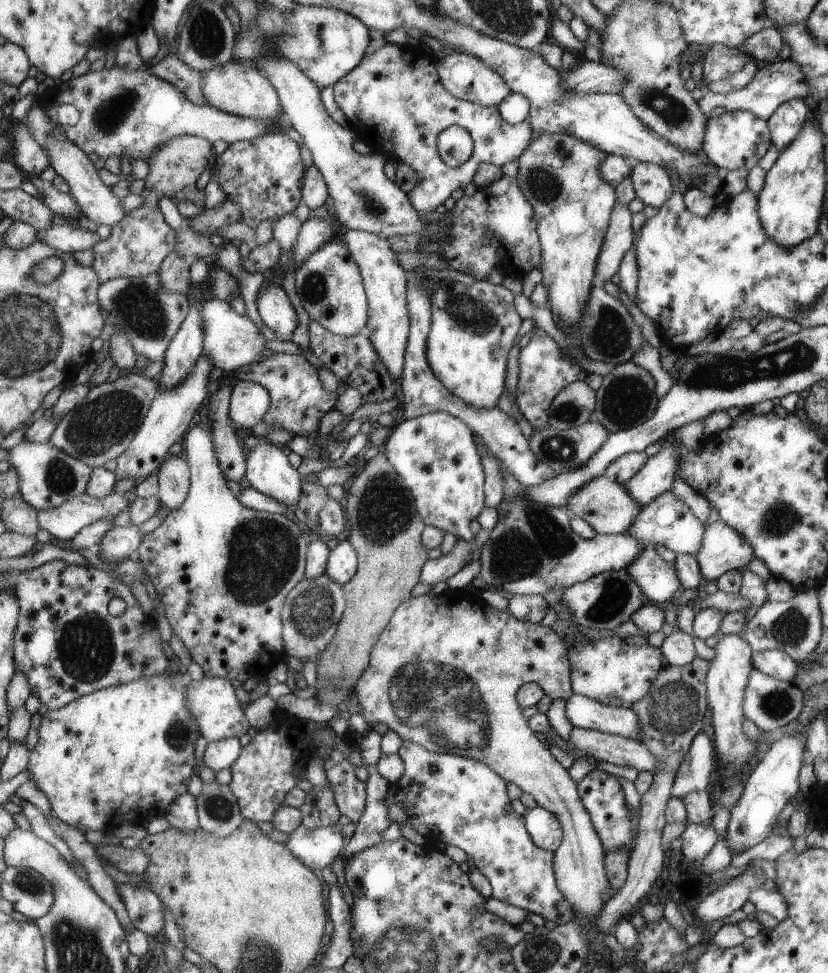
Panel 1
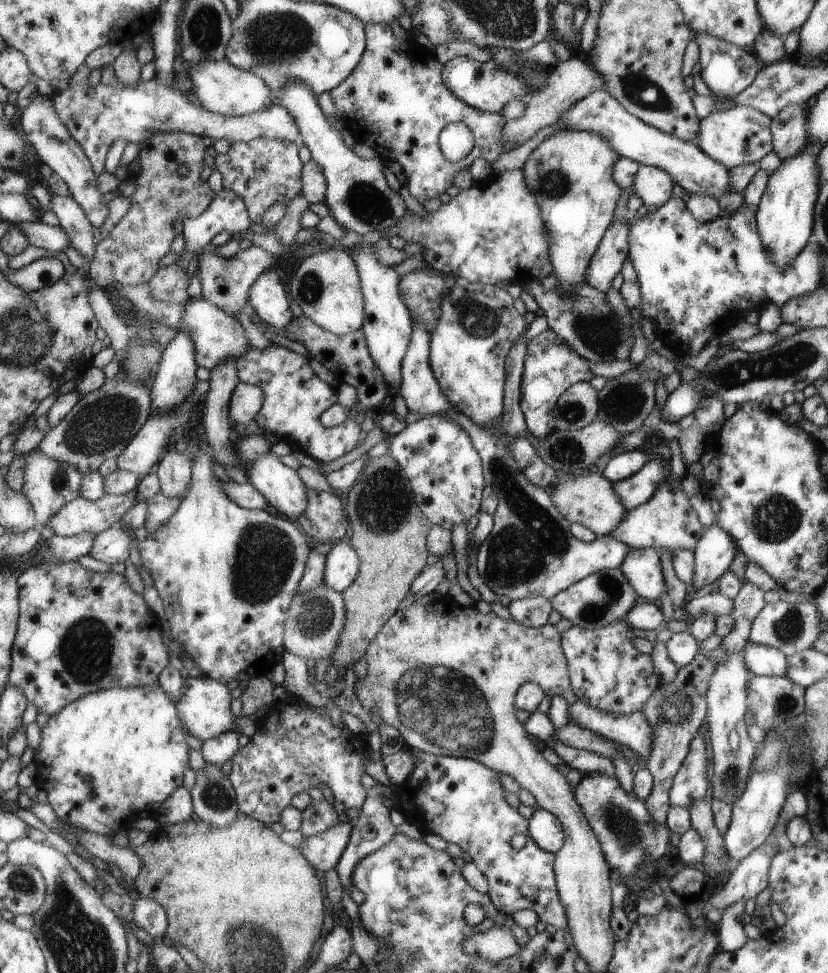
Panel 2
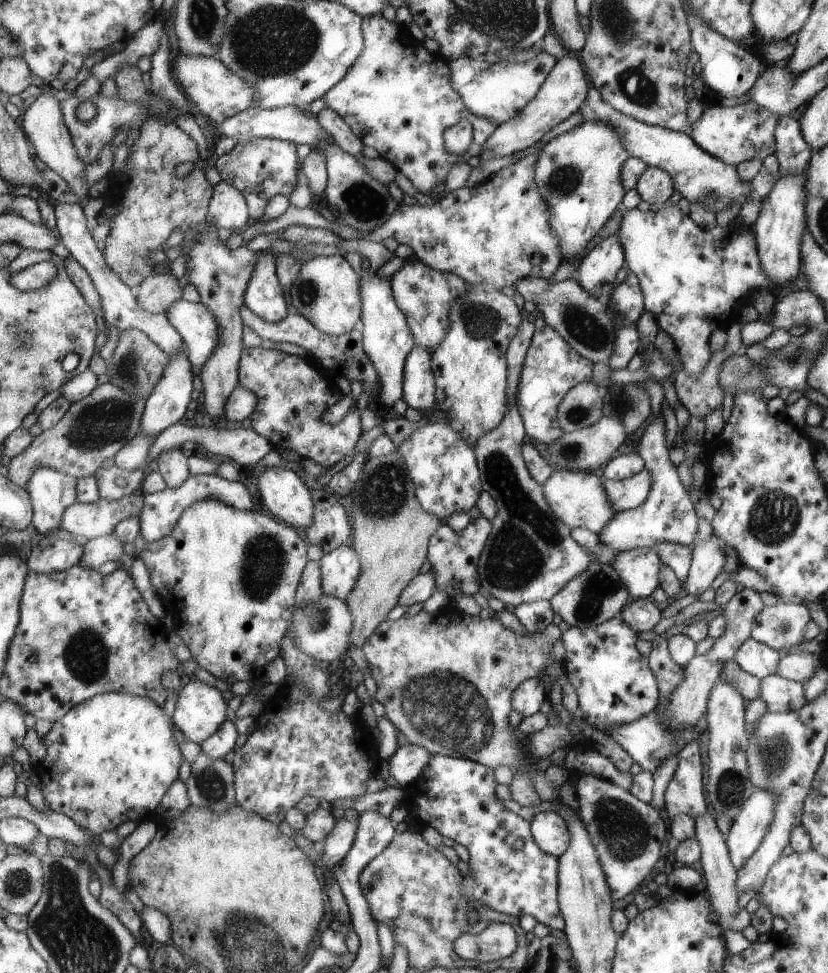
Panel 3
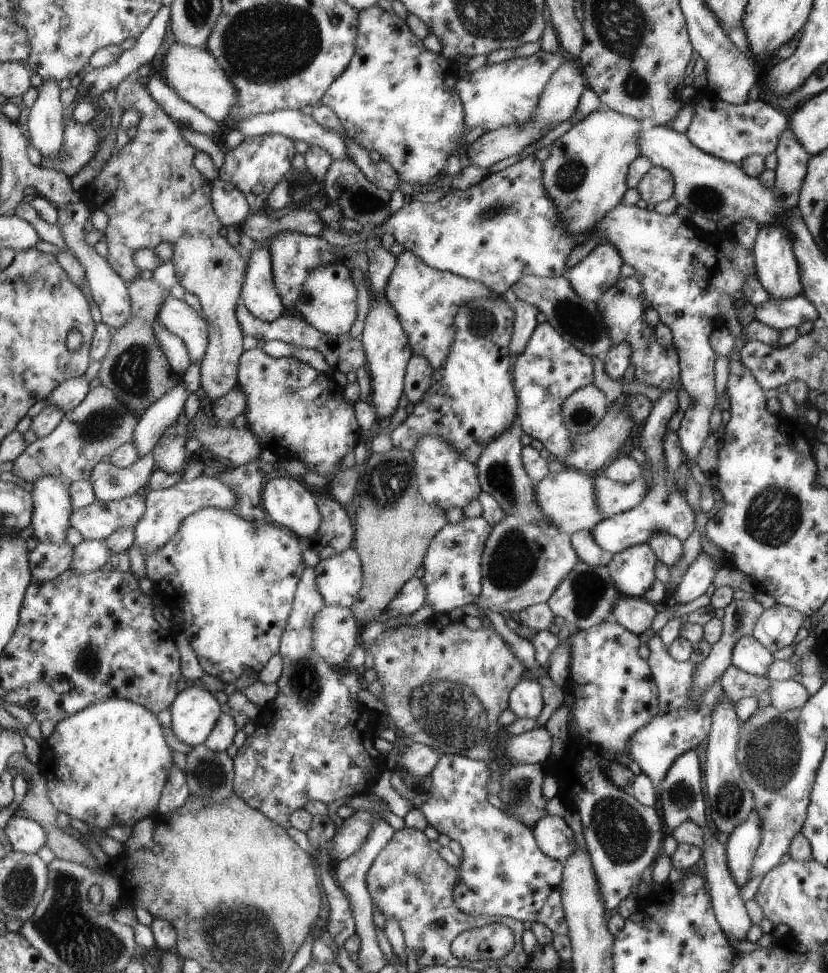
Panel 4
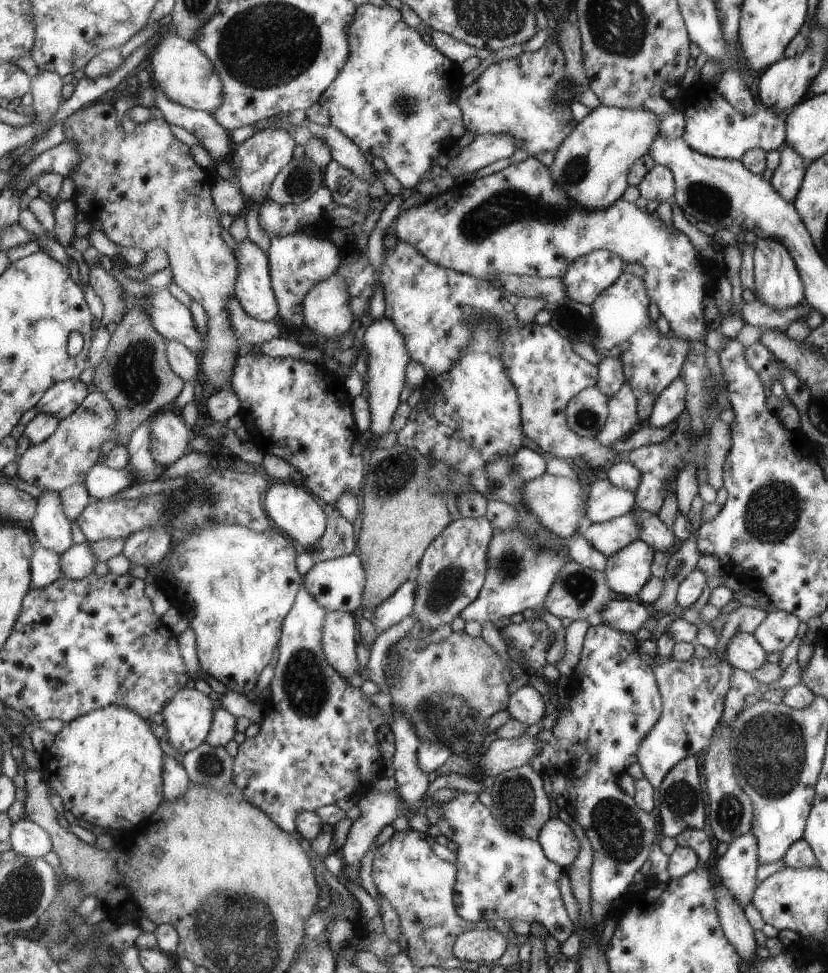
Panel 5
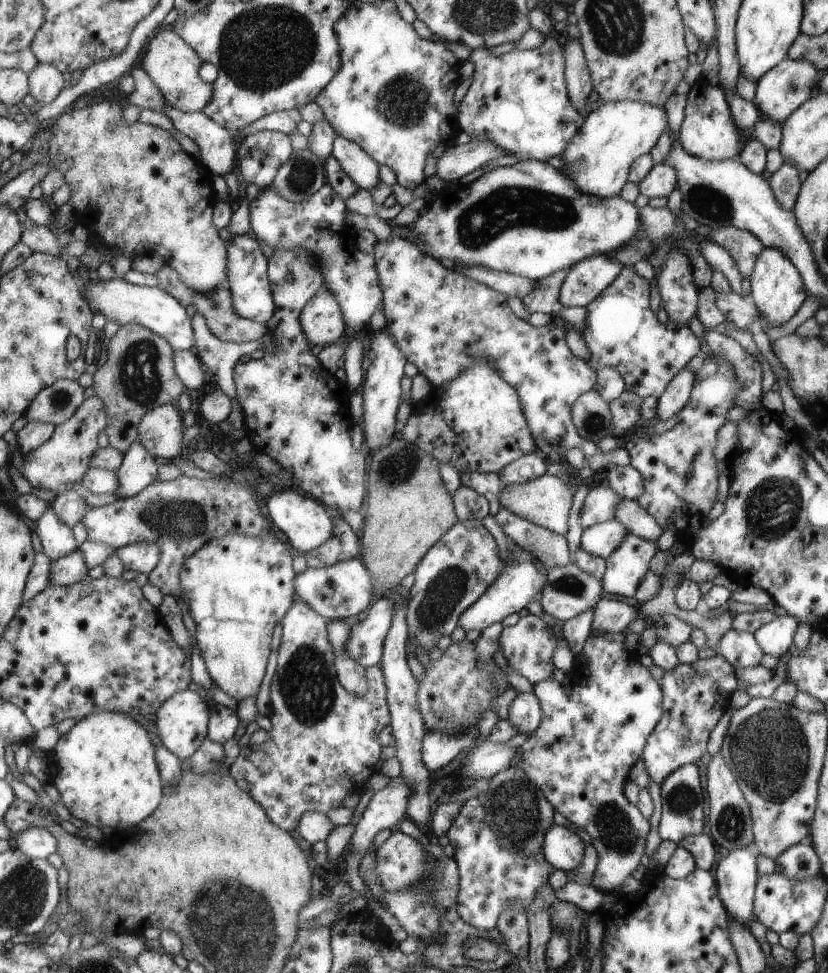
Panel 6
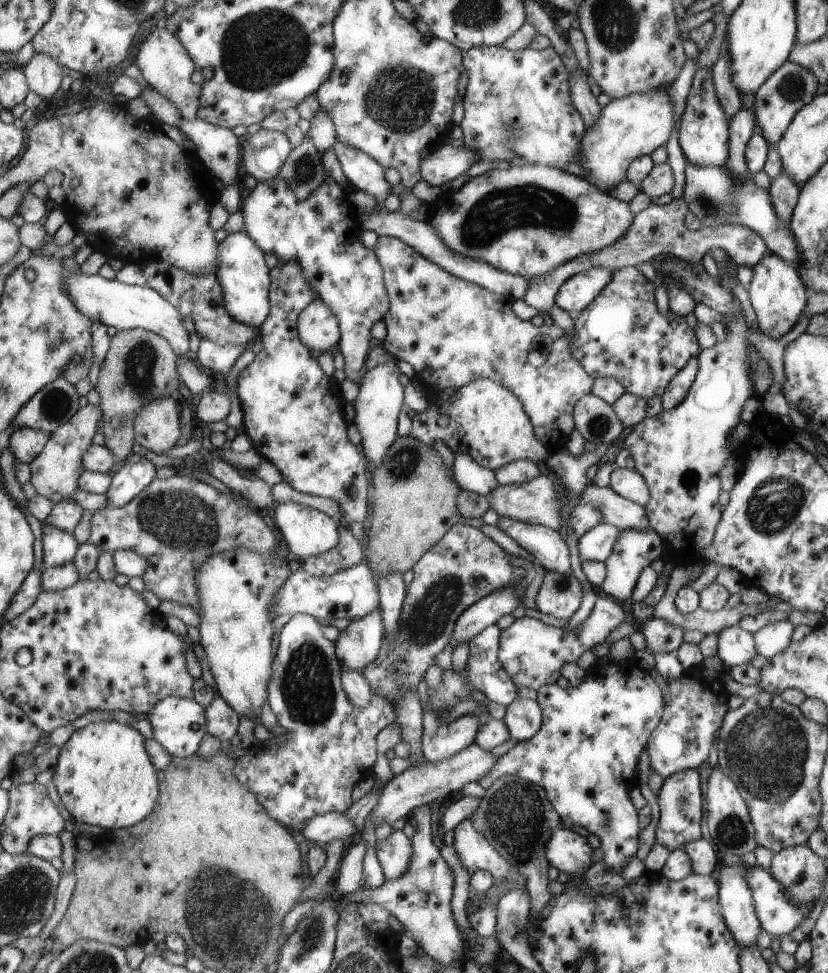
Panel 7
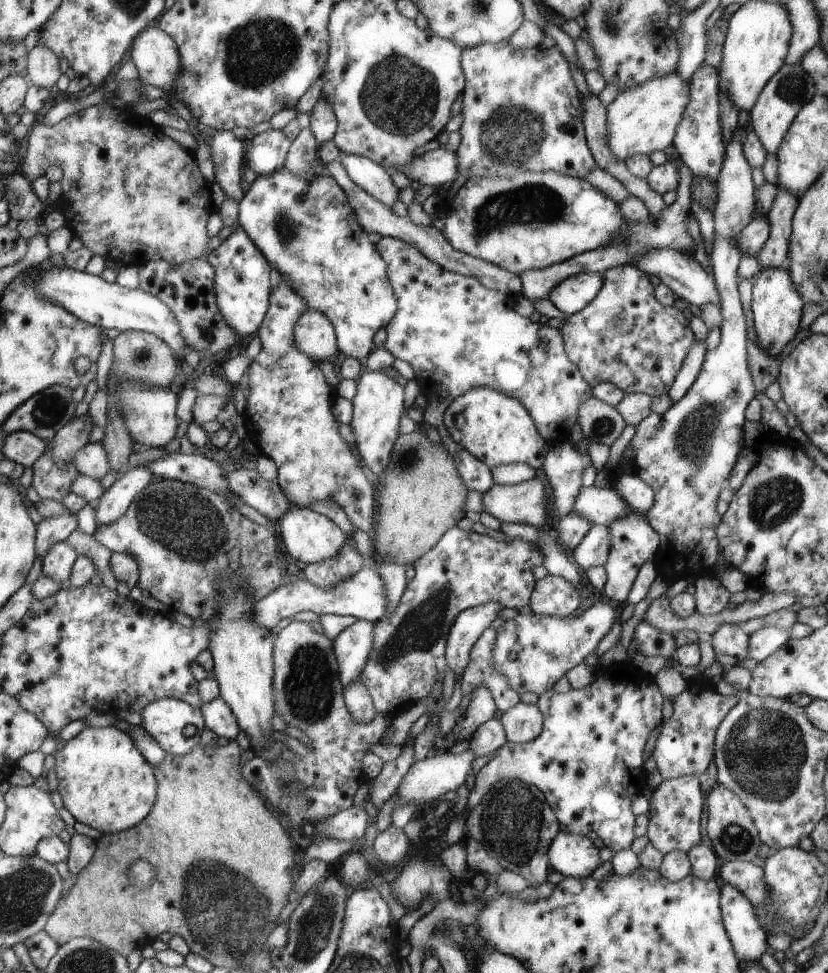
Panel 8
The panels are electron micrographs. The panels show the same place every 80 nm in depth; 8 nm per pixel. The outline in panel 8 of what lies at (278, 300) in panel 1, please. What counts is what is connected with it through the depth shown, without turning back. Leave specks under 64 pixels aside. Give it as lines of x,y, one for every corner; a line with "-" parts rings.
240,224
227,240
224,240
207,256
207,259
216,268
218,307
225,317
225,322
242,338
258,332
261,324
264,323
270,305
271,290
273,290
271,286
272,264

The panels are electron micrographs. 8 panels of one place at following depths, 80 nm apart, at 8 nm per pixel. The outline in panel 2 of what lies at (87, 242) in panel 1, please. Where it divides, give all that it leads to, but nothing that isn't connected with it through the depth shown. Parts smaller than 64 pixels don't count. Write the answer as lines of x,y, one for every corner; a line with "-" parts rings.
29,222
18,224
19,228
27,234
31,245
51,251
64,251
71,244
69,232
63,226
47,226
43,222

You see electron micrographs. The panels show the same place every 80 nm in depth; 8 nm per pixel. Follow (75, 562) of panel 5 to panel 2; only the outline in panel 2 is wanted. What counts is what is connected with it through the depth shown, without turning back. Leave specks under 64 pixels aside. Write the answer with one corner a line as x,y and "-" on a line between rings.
119,524
114,525
97,535
90,556
109,565
124,563
125,560
129,559
129,554
131,554
131,546
133,546
132,535
134,534
129,534

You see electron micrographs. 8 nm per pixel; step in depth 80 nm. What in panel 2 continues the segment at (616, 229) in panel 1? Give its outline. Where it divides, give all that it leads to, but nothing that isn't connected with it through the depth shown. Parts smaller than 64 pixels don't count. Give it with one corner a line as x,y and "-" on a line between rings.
629,218
609,224
608,231
600,240
595,254
589,263
585,283
599,292
605,293
609,286
615,286
623,260
628,258
627,230

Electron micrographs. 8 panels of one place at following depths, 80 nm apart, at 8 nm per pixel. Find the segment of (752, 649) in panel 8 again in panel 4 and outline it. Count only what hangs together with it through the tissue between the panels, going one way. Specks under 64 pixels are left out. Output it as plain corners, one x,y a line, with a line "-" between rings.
775,604
761,612
751,636
773,653
792,645
804,618
796,609

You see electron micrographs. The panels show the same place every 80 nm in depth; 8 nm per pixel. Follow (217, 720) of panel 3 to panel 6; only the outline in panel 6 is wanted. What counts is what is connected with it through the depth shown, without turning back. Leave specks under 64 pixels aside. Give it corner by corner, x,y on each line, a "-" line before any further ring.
189,689
178,692
167,699
155,713
155,724
163,746
173,751
181,760
190,759
208,738
209,721
211,720
210,705
211,702

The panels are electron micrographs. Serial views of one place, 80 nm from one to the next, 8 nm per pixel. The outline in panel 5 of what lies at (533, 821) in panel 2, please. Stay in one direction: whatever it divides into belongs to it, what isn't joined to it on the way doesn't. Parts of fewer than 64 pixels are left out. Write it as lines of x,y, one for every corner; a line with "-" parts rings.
550,817
545,820
535,841
540,845
544,856
565,871
579,852
577,838
569,830
569,826
559,818

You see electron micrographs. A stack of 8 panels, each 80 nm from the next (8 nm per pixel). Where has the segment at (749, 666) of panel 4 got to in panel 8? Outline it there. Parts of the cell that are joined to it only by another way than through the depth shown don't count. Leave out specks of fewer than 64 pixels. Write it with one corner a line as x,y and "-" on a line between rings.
729,623
719,625
719,628
710,635
714,660
718,661
724,669
746,658
749,637
739,629
738,625

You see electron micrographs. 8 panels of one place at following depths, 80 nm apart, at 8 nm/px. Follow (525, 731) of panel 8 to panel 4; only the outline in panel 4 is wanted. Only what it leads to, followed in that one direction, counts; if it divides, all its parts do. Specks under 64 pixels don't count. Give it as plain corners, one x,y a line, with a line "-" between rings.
521,679
508,697
508,710
517,718
536,718
542,708
541,685
535,679

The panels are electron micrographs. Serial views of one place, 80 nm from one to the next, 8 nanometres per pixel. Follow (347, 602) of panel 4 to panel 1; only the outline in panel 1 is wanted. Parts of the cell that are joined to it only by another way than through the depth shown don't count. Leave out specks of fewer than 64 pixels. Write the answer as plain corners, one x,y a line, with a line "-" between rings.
347,539
331,550
326,574
331,576
331,580
337,580
337,584
345,587
345,584
351,582
357,574
358,565
357,550

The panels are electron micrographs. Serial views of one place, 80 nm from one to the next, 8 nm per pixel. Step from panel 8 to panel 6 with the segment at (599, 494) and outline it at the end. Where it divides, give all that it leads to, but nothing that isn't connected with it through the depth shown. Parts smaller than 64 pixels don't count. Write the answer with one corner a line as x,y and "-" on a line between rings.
625,499
616,510
616,515
612,517
619,520
621,524
634,536
639,536
643,540
653,540
657,542
659,536
664,532
663,528
653,520
635,500

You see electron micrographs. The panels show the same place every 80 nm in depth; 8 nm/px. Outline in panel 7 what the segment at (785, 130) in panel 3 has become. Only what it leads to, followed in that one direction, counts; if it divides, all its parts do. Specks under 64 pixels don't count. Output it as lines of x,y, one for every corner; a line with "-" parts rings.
783,170
770,181
767,192
771,194
772,207
776,211
776,217
783,225
789,224
799,189
800,186
791,181

